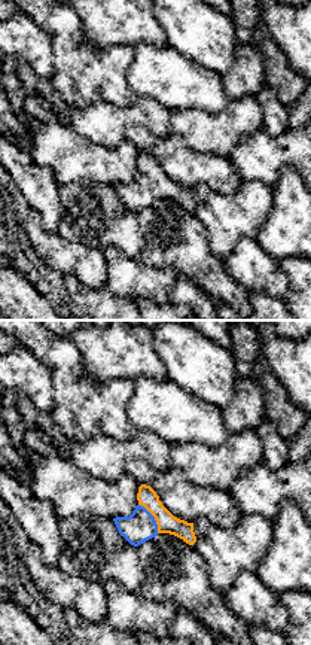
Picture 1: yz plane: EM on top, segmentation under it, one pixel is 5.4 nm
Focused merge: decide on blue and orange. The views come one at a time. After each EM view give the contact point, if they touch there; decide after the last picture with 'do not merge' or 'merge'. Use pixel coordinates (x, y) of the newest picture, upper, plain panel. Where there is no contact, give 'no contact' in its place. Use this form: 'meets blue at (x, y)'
meets blue at (154, 183)

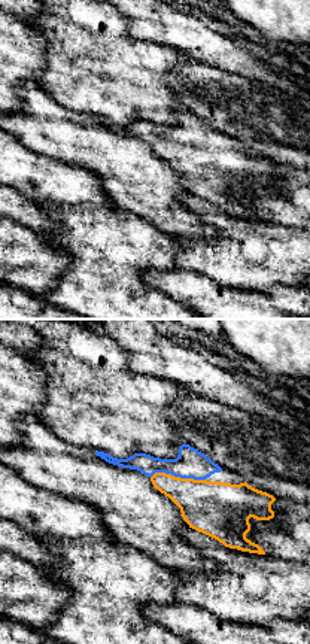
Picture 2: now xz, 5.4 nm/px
meets blue at (178, 142)

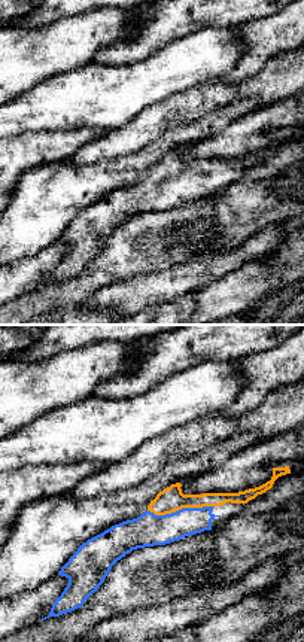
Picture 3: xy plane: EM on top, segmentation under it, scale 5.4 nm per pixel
meets blue at (182, 175)

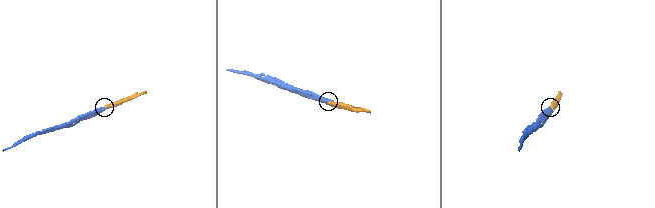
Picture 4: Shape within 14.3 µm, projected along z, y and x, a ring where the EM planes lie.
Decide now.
merge

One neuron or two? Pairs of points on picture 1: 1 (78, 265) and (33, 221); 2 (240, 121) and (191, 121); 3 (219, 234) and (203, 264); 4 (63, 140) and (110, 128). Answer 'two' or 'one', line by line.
1: one
2: one
3: two
4: two

